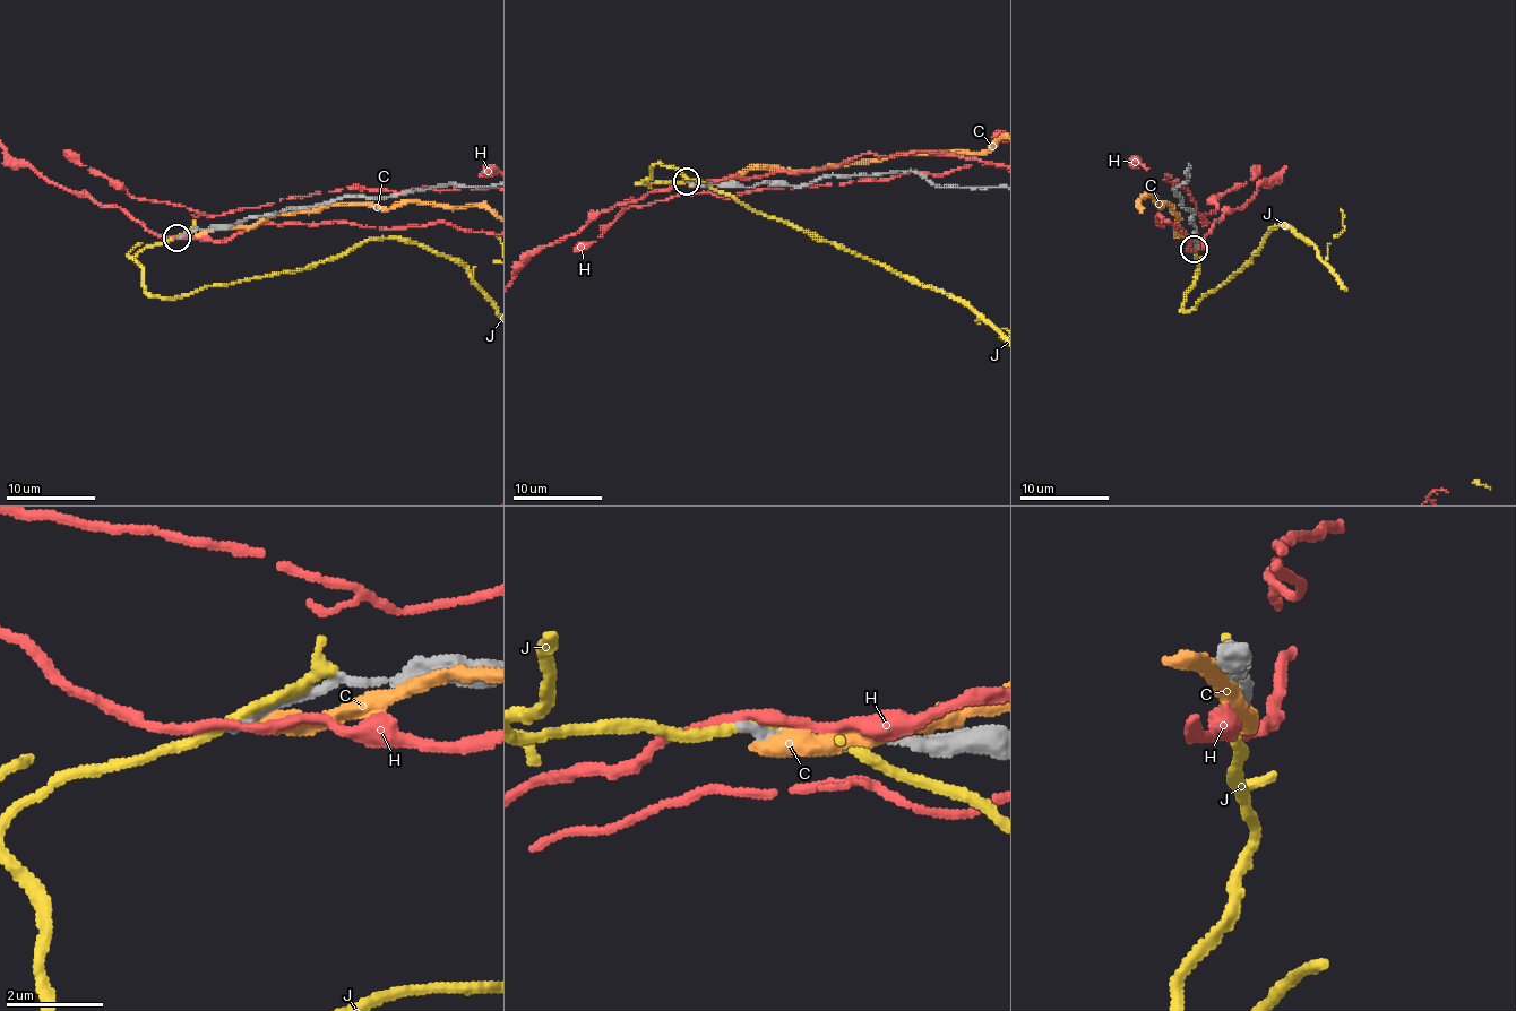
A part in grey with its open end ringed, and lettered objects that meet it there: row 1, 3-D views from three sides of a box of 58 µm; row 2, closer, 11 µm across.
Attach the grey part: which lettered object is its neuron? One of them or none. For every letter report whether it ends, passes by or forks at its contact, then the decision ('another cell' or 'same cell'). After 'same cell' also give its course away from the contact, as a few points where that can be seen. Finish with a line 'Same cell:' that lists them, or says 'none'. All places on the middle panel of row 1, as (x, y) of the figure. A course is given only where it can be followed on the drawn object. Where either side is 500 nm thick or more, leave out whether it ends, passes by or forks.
C: another cell
H: it passes by; another cell
J: it forks; another cell
Same cell: none

